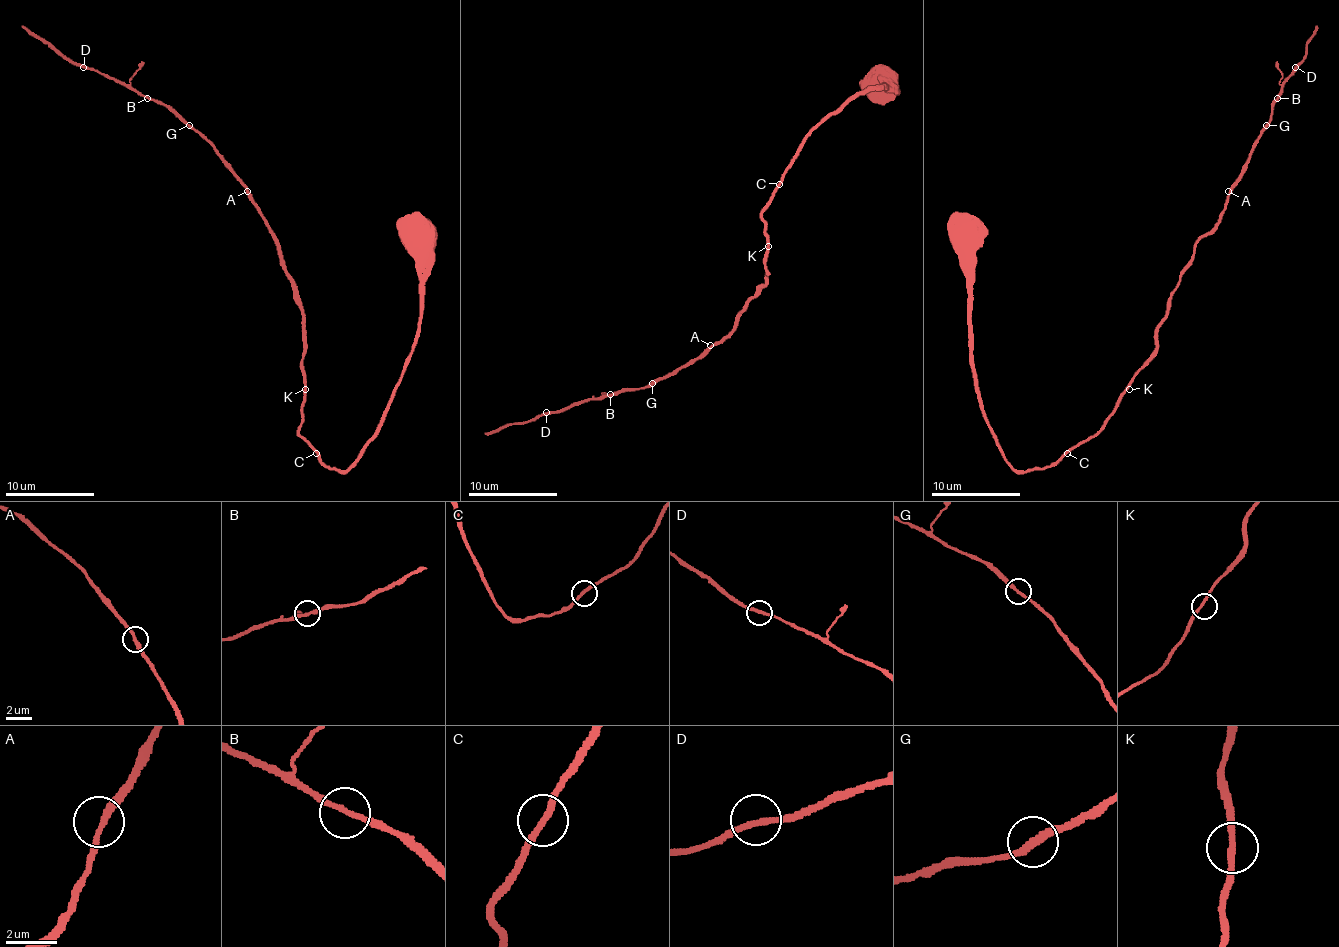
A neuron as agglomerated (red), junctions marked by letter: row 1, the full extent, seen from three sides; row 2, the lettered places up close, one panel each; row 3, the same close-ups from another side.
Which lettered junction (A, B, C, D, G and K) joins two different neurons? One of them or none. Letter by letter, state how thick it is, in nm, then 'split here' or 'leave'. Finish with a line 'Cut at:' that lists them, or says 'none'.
A: 220 nm | leave
B: 200 nm | leave
C: 240 nm | leave
D: 220 nm | leave
G: 200 nm | leave
K: 240 nm | leave
Cut at: none

